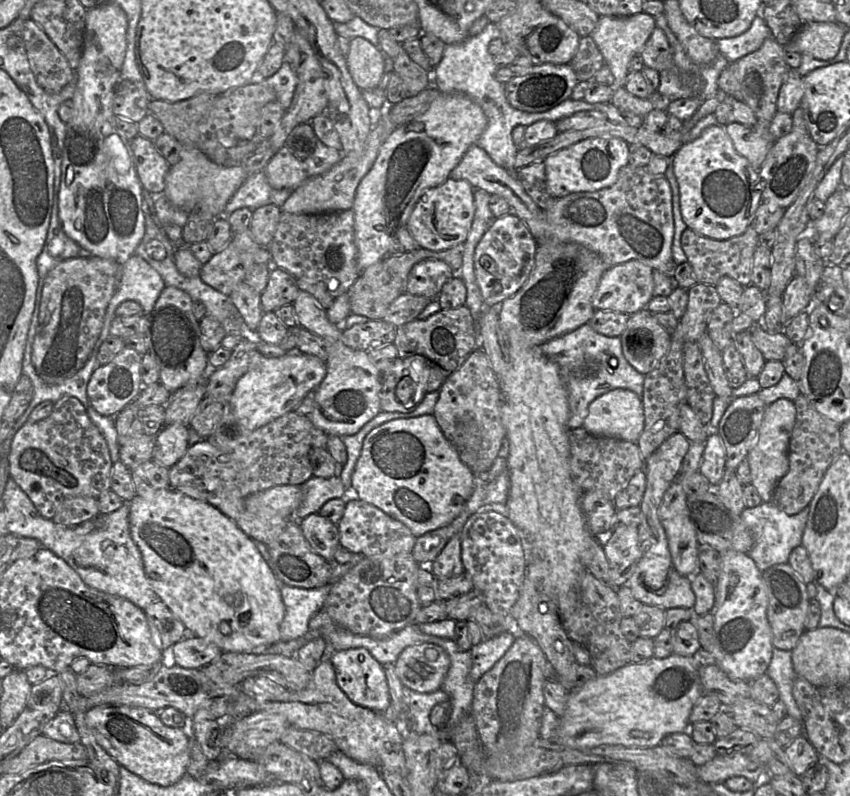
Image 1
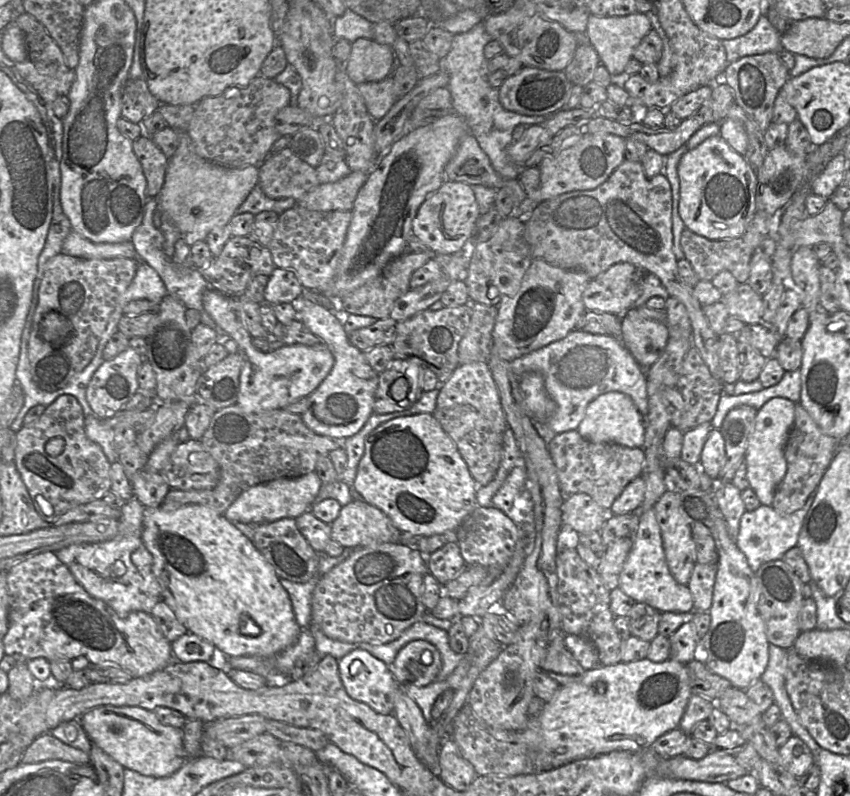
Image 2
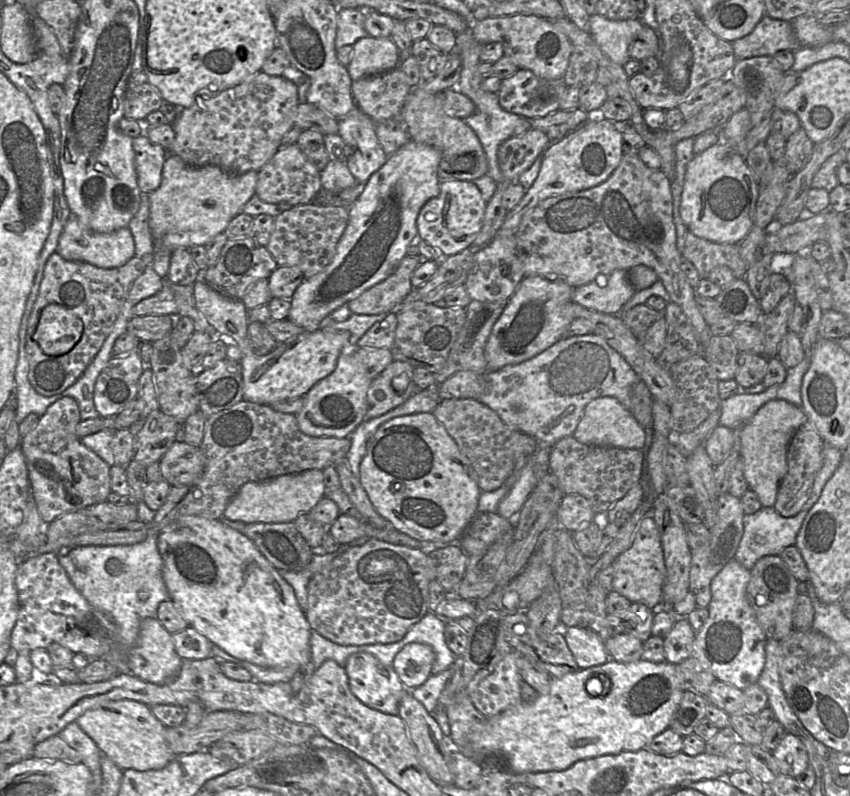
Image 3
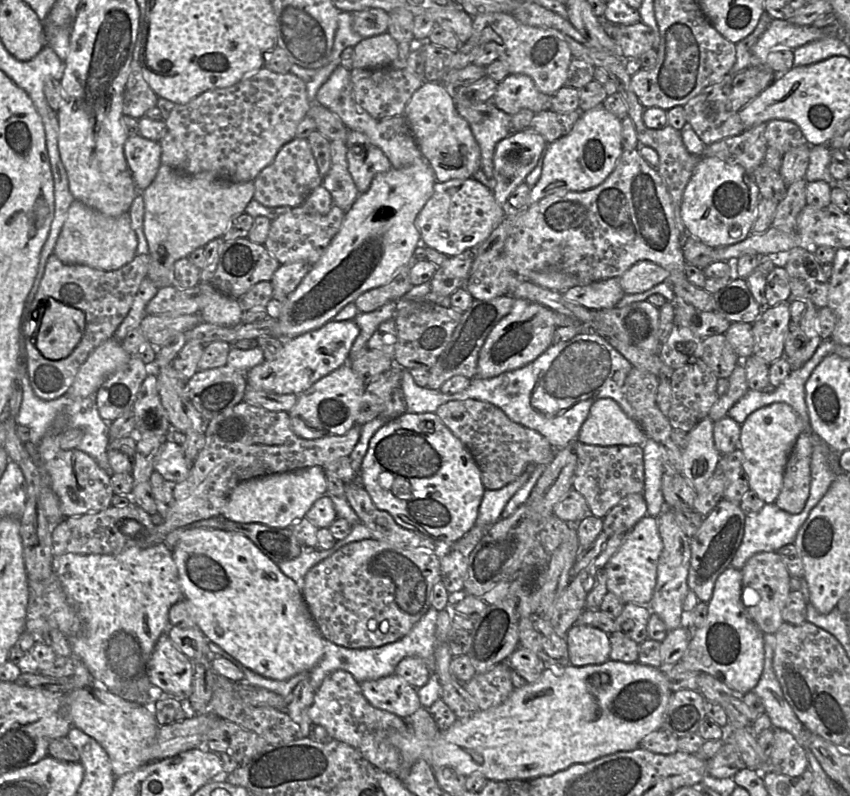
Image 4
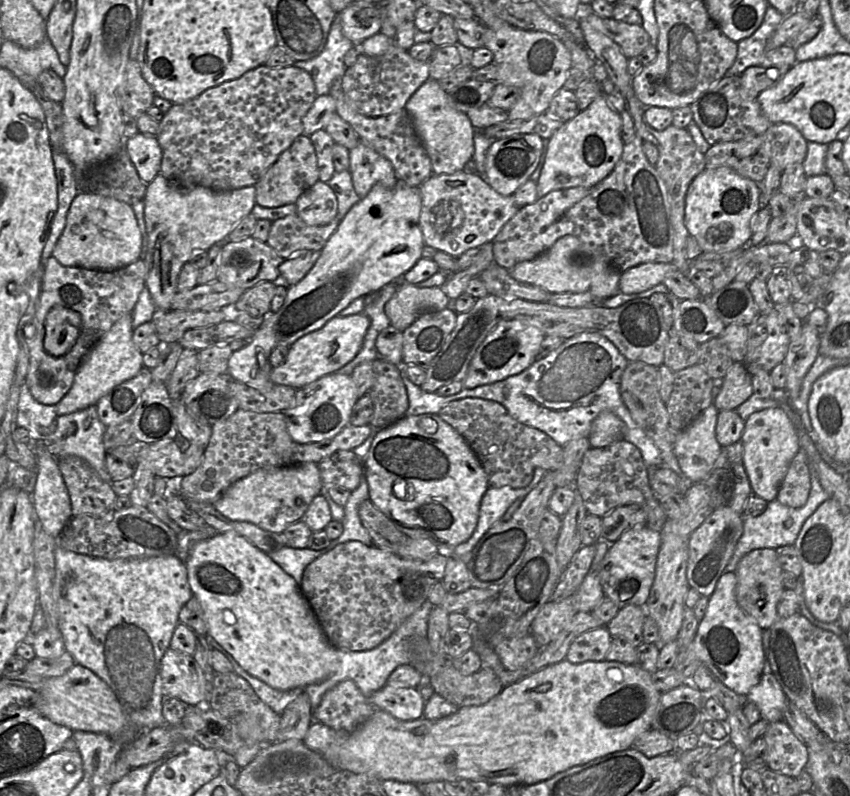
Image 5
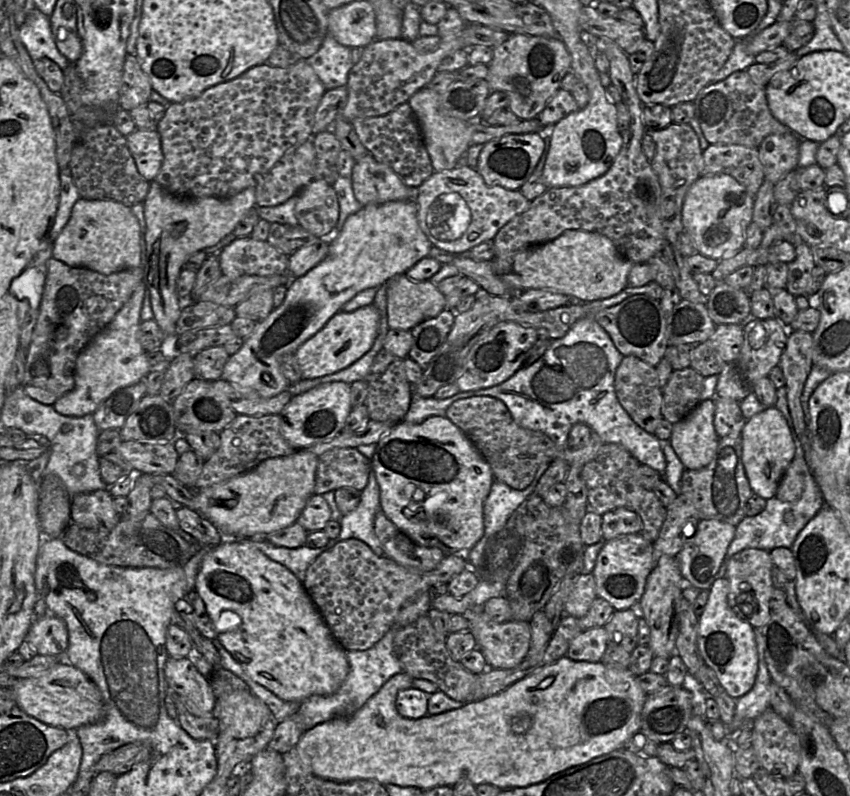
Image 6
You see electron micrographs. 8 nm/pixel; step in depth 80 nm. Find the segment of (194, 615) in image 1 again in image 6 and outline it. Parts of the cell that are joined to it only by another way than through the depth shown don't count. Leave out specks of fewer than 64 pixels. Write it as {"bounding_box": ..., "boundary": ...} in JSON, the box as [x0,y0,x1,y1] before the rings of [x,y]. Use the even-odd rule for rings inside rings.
{"bounding_box":[195,539,349,702],"boundary":[[[225,539],[211,547],[203,558],[195,591],[205,602],[215,626],[226,610],[240,616],[239,625],[219,632],[218,640],[255,681],[279,698],[303,702],[313,695],[332,695],[342,686],[349,672],[346,650],[334,638],[303,582],[286,566],[270,559],[260,549],[246,545],[239,539]]]}

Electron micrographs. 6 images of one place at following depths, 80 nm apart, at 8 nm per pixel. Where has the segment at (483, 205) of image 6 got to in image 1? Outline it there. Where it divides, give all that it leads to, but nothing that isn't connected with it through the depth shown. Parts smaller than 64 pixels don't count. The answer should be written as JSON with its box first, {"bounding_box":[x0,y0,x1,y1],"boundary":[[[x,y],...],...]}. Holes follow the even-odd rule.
{"bounding_box":[406,178,475,251],"boundary":[[[448,178],[428,189],[417,201],[406,228],[423,249],[442,251],[464,244],[475,213],[475,188],[467,180]]]}

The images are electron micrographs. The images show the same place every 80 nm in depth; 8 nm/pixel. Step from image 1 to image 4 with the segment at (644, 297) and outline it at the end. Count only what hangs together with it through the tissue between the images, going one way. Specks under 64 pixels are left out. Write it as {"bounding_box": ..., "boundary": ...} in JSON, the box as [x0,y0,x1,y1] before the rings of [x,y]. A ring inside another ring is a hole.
{"bounding_box":[562,277,625,310],"boundary":[[[612,277],[570,288],[562,295],[565,299],[590,310],[601,310],[616,307],[625,293],[620,285],[619,277]]]}

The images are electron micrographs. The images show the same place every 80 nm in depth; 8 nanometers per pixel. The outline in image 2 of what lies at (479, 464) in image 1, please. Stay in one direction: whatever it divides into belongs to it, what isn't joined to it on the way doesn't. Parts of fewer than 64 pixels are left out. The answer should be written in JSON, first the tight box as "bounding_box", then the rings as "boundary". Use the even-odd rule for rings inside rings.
{"bounding_box":[436,361,508,434],"boundary":[[[477,361],[460,364],[452,375],[440,384],[436,404],[437,408],[448,408],[457,404],[470,405],[491,422],[493,429],[497,433],[504,434],[508,428],[499,391],[488,362]]]}

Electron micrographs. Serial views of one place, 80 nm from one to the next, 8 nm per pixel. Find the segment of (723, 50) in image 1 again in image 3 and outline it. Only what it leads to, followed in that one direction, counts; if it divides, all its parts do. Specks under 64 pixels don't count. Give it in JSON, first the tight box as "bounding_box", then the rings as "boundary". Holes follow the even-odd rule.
{"bounding_box":[731,14,801,60],"boundary":[[[765,14],[753,31],[731,42],[736,60],[757,56],[773,56],[781,50],[795,52],[801,48],[791,22]]]}

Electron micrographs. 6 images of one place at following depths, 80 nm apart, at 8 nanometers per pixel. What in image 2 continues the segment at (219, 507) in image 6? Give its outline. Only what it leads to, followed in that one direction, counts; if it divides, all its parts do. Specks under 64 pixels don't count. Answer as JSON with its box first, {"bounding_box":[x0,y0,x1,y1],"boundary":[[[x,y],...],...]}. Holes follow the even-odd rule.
{"bounding_box":[223,471,322,525],"boundary":[[[315,471],[296,478],[278,478],[243,491],[223,514],[229,521],[258,525],[283,518],[298,518],[316,503],[322,481]]]}

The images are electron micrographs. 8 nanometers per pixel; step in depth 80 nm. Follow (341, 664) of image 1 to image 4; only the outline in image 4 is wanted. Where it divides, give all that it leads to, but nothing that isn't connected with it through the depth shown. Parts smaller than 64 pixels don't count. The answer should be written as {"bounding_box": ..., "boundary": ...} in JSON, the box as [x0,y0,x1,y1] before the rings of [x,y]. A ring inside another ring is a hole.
{"bounding_box":[360,674,422,718],"boundary":[[[397,674],[360,683],[363,695],[375,708],[408,718],[422,705],[417,689]]]}

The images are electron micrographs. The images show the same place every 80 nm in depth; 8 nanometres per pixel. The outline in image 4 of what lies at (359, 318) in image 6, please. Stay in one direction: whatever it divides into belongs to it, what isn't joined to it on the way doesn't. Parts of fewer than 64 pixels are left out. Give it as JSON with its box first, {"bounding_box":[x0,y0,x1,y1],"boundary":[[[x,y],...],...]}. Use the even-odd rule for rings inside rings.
{"bounding_box":[247,320,360,395],"boundary":[[[331,320],[323,327],[284,341],[274,360],[265,360],[247,372],[248,387],[275,394],[299,395],[314,383],[348,363],[351,347],[360,329],[354,320]]]}

